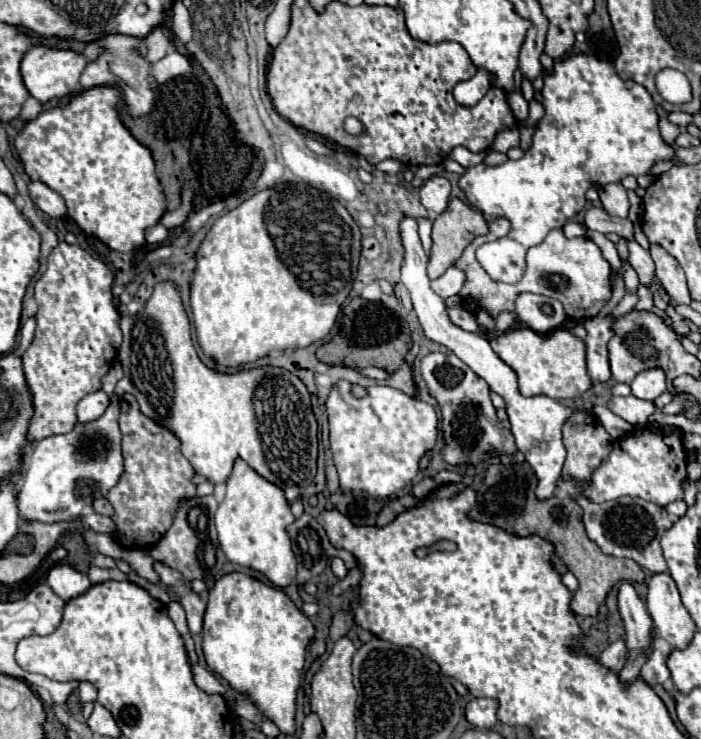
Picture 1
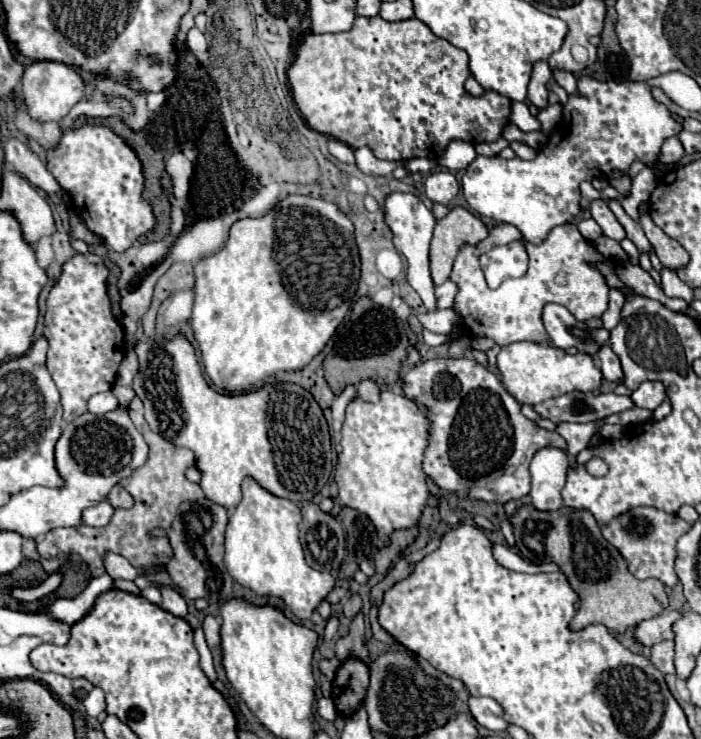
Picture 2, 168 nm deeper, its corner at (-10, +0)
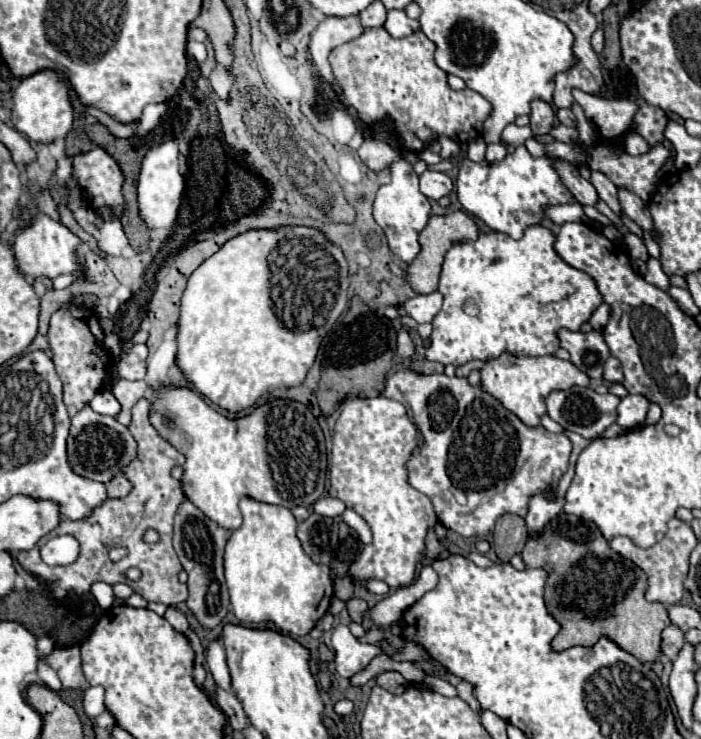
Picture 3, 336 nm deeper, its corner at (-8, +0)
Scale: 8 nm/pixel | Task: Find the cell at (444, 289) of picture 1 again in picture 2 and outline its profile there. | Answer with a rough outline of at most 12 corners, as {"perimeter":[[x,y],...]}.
{"perimeter":[[450,279],[436,287],[438,309],[452,307],[456,283]]}

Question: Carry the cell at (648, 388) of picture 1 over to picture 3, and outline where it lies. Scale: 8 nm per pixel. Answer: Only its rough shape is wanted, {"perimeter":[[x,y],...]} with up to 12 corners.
{"perimeter":[[626,395],[616,423],[624,431],[642,427],[650,401]]}

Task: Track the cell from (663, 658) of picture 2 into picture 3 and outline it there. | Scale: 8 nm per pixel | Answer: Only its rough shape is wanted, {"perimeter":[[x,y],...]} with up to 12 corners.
{"perimeter":[[670,623],[662,631],[662,655],[674,659],[684,633]]}

